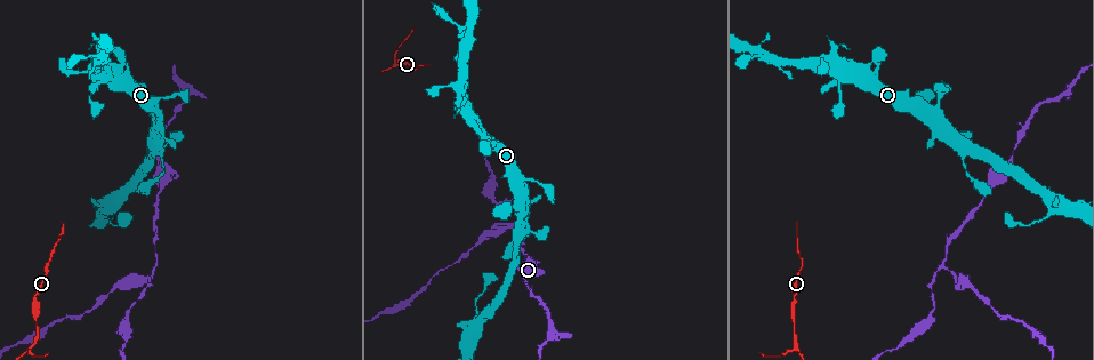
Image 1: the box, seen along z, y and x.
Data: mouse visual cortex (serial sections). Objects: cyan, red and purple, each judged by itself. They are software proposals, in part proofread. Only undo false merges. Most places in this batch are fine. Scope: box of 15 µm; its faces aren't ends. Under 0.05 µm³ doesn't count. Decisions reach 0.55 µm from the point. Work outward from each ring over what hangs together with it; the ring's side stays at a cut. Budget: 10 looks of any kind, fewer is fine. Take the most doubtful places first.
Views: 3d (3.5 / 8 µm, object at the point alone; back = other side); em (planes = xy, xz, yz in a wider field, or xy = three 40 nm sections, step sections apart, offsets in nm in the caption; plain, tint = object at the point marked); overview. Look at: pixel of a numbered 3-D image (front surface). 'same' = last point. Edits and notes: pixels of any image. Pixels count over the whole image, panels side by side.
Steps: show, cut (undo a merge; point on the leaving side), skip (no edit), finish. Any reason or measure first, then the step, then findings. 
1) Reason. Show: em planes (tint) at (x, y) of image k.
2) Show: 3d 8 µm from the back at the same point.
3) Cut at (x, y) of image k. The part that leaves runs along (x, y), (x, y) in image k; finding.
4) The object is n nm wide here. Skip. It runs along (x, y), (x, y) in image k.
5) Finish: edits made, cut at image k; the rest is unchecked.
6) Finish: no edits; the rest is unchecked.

Arms part here. Show: 3d 3.5 µm at (156, 266) of image 1.

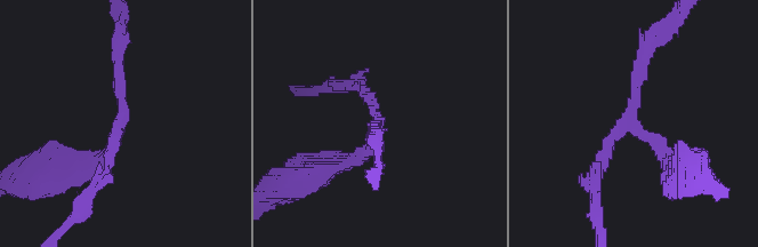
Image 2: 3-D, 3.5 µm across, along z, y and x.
3 arms meet here; the arms are 200, 200, 200 nm wide; need the tissue. Show: em xy step 5 (plain) at (630, 124) of image 2.

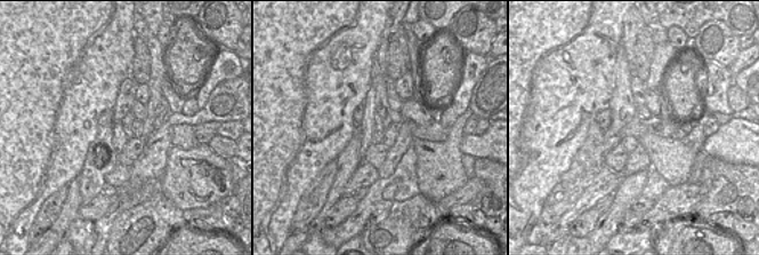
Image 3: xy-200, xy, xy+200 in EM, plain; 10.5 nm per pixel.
Show: em xy step 5 (tint) at the same point.

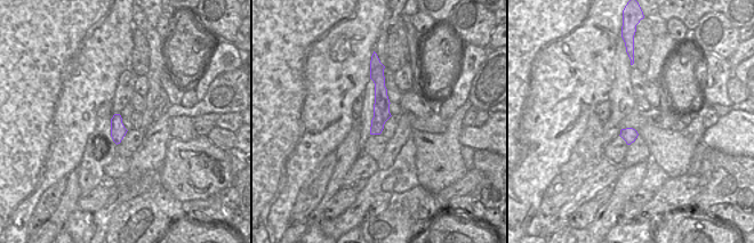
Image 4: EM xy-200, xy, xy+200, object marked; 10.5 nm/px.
Skip. It runs along (373, 71), (380, 90), (377, 131) in image 4; continuous, no second cell.

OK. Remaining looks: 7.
Four or more arms meet. Show: 3d 3.5 µm at (961, 142) of image 1.

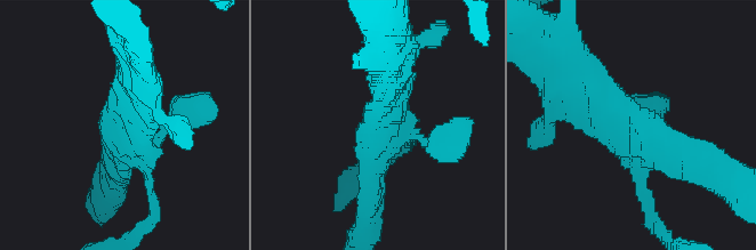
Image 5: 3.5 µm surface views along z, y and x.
Show: em xy step 2 (tint) at (634, 132) of image 5.

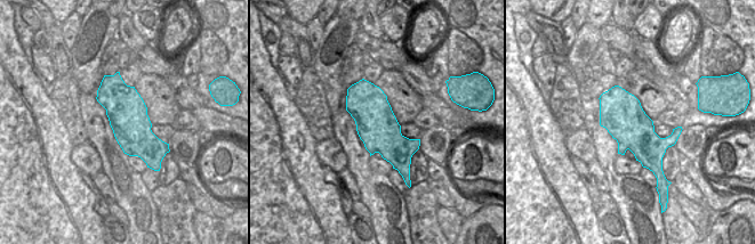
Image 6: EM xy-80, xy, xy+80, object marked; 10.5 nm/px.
Skip. It runs along (587, 73), (636, 134), (700, 154) in image 5; one cell here.

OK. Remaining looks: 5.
A fork. Show: 3d 8 µm at (1066, 93) of image 1.

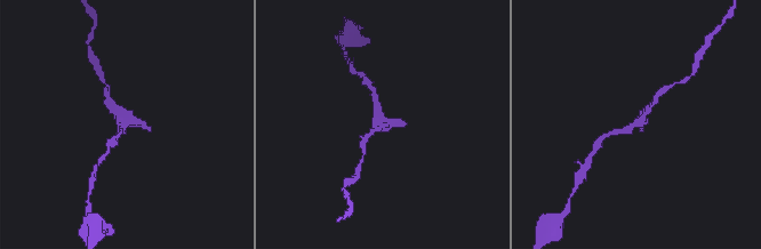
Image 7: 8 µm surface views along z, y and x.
Closer look. Show: 3d 3.5 µm at (125, 121) of image 7.

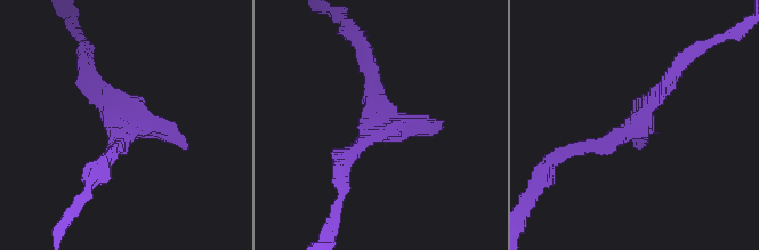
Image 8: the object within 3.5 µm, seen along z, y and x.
Now the EM. Show: em xy step 2 (tint) at (121, 129) of image 8.

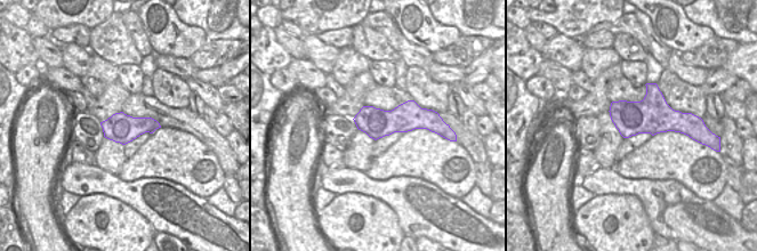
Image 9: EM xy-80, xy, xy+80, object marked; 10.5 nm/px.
Skip. It runs along (564, 153), (637, 126), (675, 73) in image 8; all the same cell.

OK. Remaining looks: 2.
Side arm on a straight run. Show: 3d 3.5 µm at (1052, 209) of image 1.

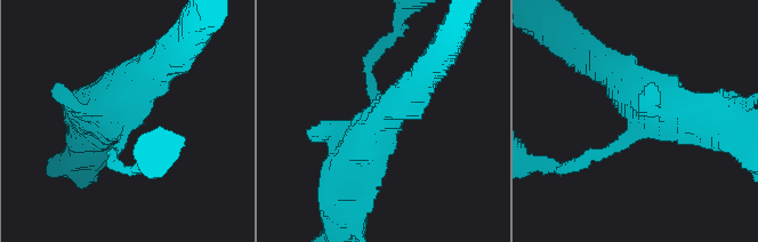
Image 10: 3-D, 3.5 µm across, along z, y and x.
Show: em xy step 2 (tint) at (390, 122) of image 10.

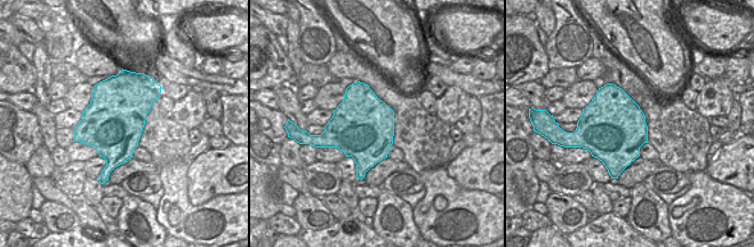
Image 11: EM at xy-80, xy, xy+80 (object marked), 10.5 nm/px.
Skip. Continuous, no second cell.

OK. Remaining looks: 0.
Finish: no edits; the rest is unchecked.

